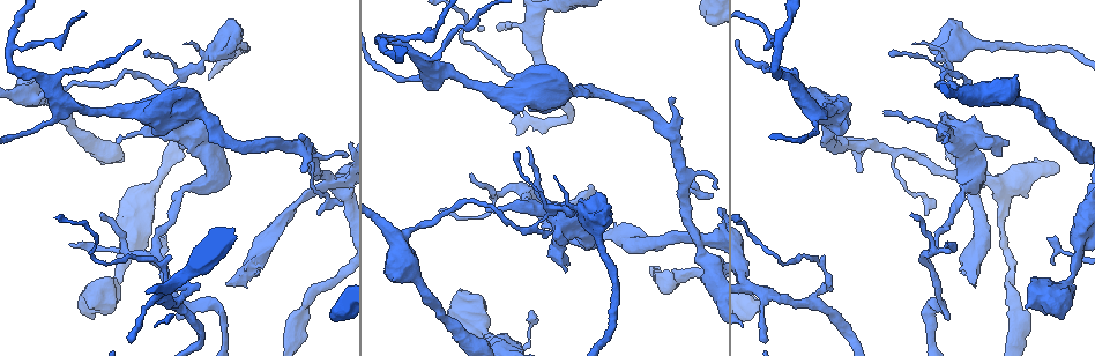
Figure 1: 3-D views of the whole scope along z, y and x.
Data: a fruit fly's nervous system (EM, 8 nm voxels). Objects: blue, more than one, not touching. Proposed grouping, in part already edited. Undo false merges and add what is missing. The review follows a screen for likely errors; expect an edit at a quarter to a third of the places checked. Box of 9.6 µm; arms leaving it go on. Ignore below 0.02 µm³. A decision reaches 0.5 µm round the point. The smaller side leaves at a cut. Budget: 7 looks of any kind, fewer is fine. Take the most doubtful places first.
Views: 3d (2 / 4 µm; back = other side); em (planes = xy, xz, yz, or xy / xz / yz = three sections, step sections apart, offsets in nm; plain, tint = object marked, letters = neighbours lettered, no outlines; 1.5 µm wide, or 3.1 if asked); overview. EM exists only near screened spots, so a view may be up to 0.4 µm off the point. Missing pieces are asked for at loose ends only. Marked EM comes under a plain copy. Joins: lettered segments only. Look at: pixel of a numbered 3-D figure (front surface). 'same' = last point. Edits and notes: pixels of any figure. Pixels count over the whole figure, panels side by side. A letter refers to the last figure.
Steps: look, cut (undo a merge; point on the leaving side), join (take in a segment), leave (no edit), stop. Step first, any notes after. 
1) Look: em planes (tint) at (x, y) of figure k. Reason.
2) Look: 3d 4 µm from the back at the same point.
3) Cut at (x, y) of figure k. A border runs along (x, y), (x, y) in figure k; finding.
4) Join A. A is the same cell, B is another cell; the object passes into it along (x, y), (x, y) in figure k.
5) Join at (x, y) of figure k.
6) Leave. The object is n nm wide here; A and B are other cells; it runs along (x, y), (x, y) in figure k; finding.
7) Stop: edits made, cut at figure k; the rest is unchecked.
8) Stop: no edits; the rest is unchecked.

Look: 3d 2 µm at (695, 230) of figure 1. Sharp bend.

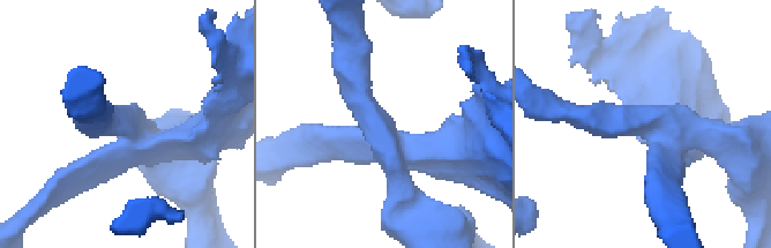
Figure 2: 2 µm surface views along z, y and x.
Look: em yz step 8 (tint) at (377, 129) of figure 2. 4 arms meet here.

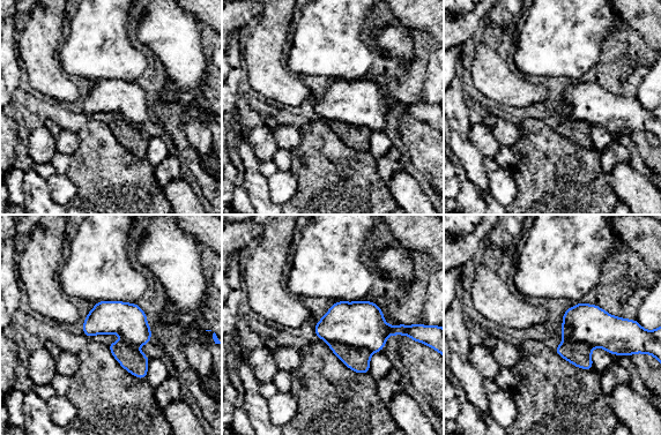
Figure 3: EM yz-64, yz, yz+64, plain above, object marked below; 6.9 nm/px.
Look: em planes (letters) at the same point.

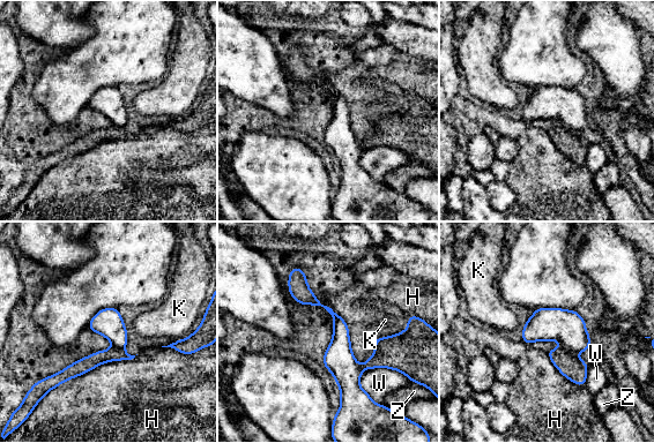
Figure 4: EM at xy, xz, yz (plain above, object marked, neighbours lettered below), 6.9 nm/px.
Cut at (89, 362) of figure 4. H, K, W and Z are other cells; the part that leaves runs along (127, 357), (104, 355), (54, 377) in figure 4; two neurons meet here.

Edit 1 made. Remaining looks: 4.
Look: overview. Redraw.

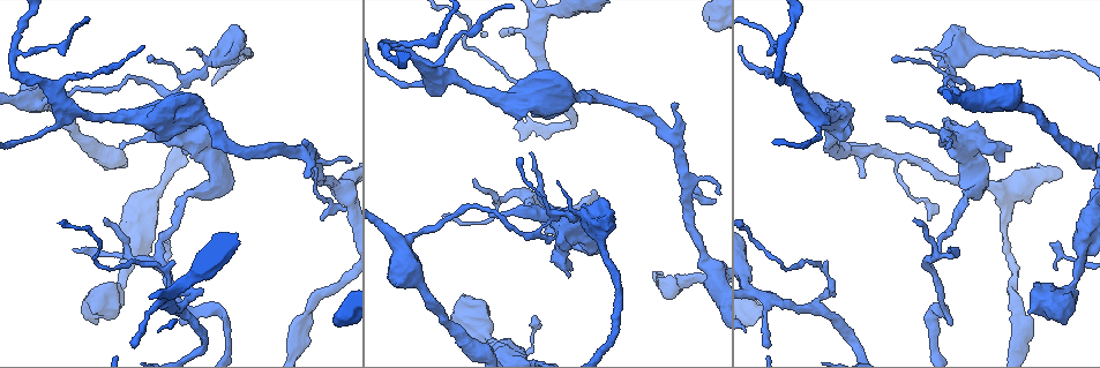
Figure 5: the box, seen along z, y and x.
Look: 3d 2 µm at (431, 96) of figure 5. An open end.

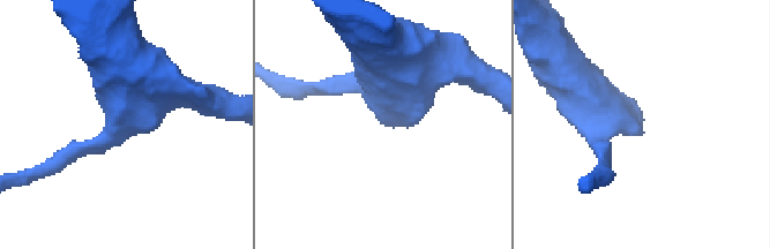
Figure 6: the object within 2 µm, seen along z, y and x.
Look: em planes (tint) at (640, 134) of figure 6.

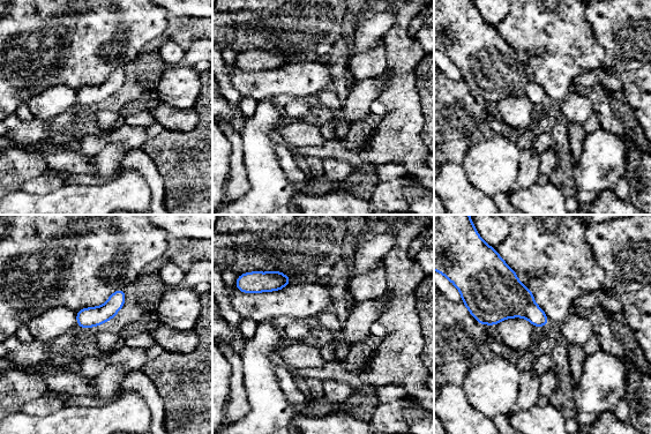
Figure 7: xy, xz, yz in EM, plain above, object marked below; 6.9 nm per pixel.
Look: em planes (letters) at the same point.

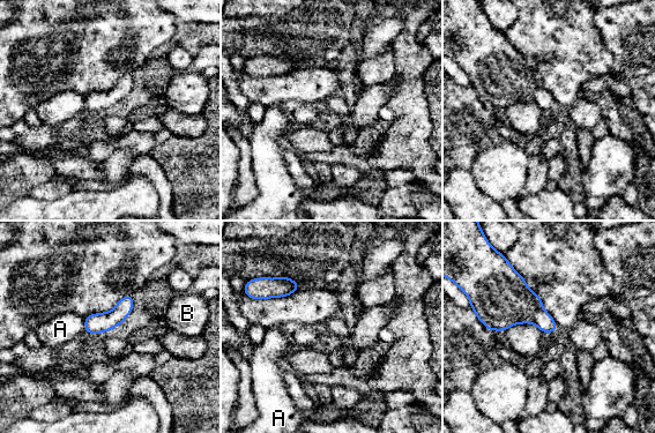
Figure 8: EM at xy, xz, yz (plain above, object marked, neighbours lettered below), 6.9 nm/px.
Leave. A and B are other cells; it runs along (129, 298), (110, 320), (88, 329) in figure 8; no lettered segment goes on from it.

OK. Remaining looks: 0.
Stop: edits made, cut at figure 4; the rest is unchecked.

